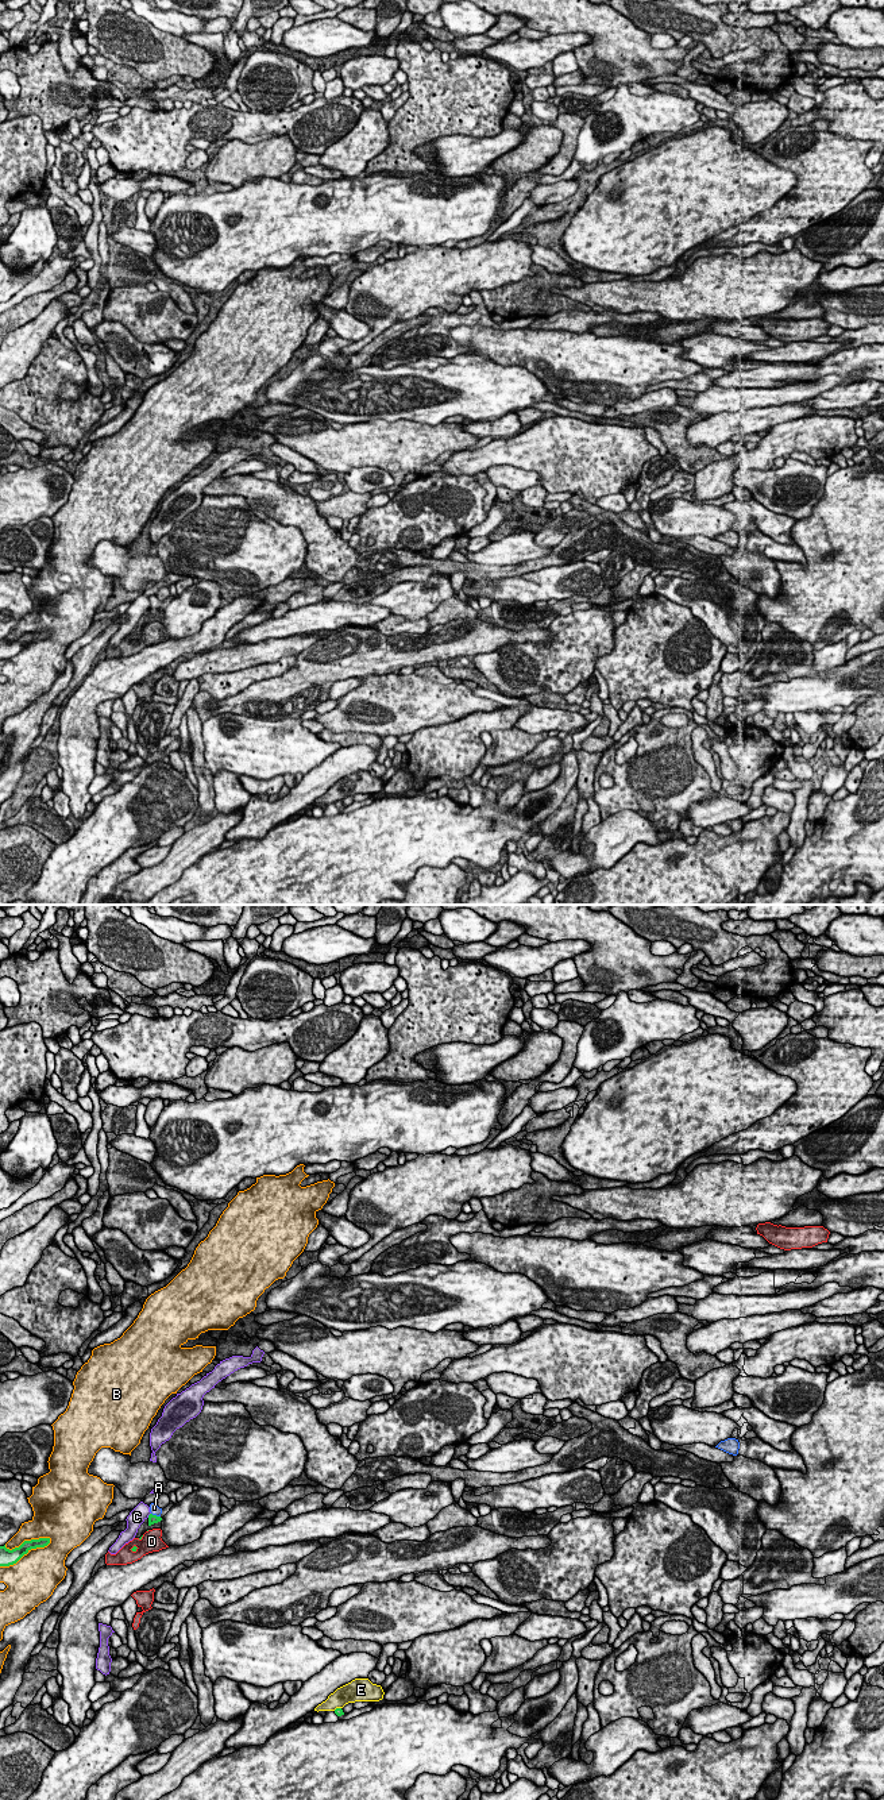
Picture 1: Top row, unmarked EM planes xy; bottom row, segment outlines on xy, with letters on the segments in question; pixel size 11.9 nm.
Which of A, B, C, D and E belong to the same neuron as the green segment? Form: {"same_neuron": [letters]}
{"same_neuron": ["A"]}

